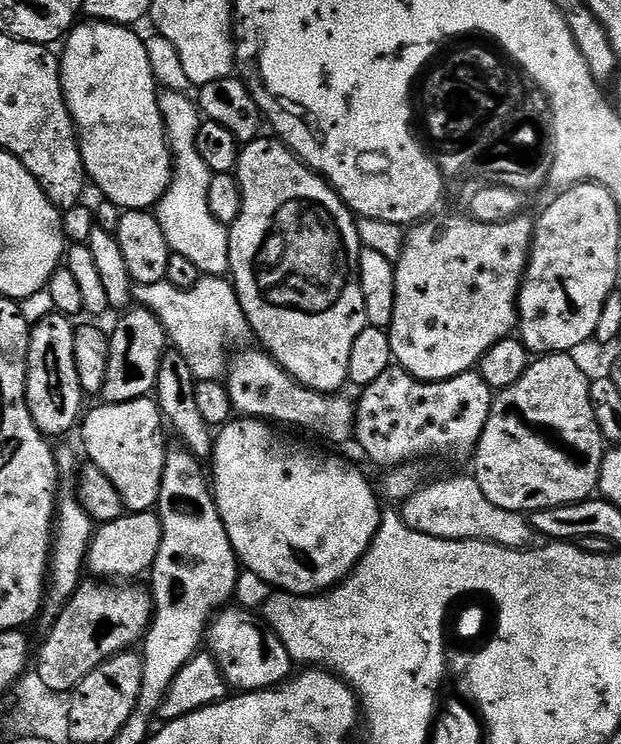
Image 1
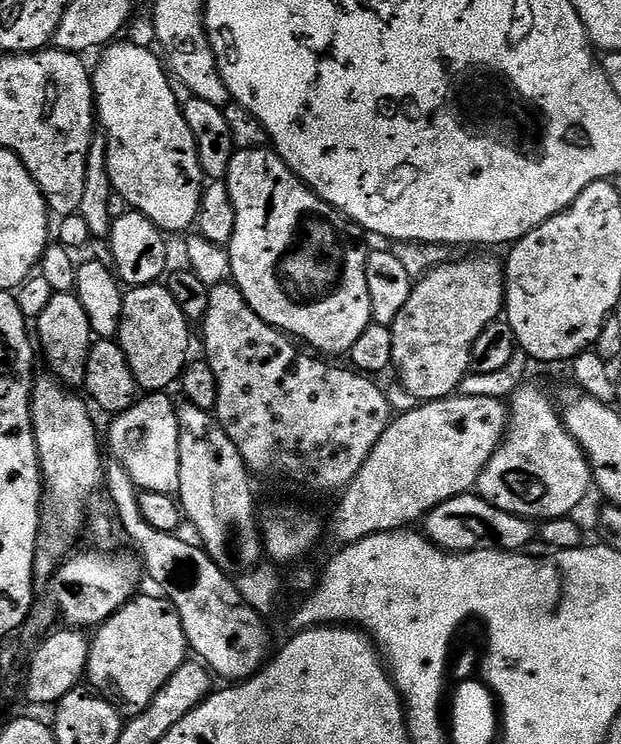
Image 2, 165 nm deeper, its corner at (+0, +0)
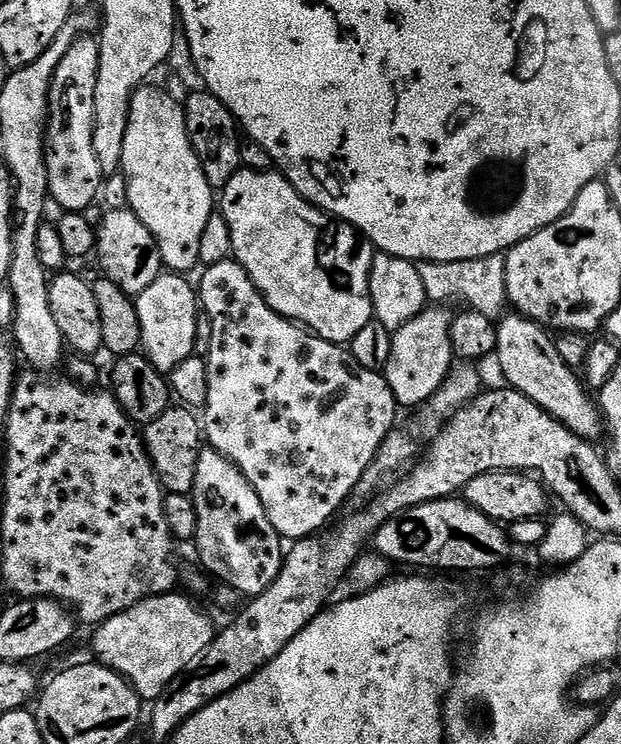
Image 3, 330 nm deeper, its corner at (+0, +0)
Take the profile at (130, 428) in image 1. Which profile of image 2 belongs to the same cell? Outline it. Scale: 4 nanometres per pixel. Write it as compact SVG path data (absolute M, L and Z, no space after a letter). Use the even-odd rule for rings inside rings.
M167 391L162 392L149 392L147 394L141 395L137 399L136 403L131 404L128 409L124 412L115 413L111 417L112 425L108 428L108 440L106 436L106 448L108 448L112 453L110 453L111 459L118 461L120 465L126 470L126 474L130 476L133 482L135 482L137 489L140 492L166 492L169 494L175 493L180 486L180 479L178 478L178 420L176 418L177 405L172 404L172 400L168 397L169 393Z

